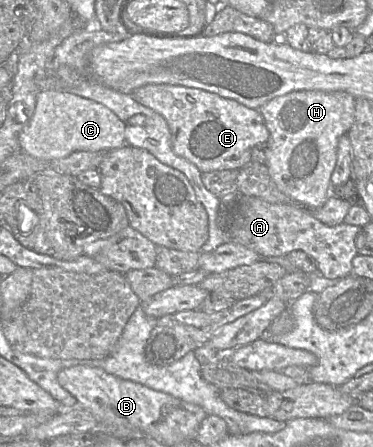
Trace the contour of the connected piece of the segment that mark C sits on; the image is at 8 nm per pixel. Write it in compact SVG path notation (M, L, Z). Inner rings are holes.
M42 90L34 114L19 135L21 150L45 160L61 159L75 151L107 152L125 145L125 125L104 105L65 90Z

